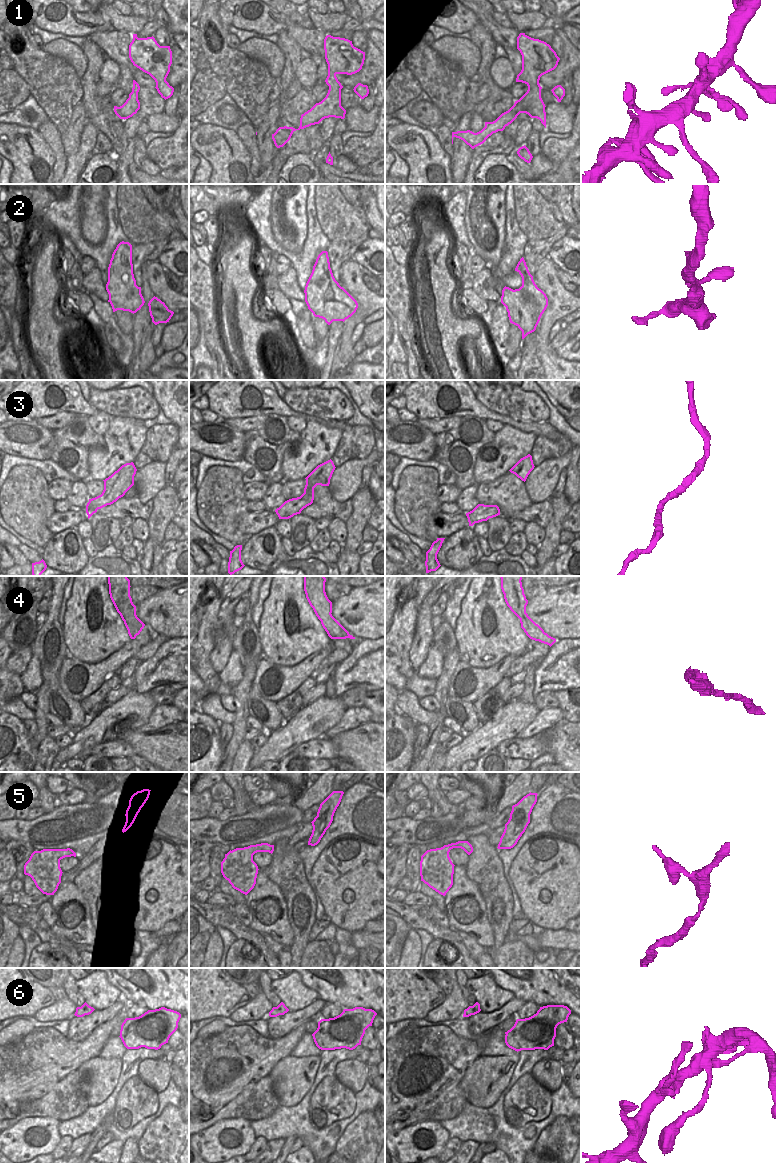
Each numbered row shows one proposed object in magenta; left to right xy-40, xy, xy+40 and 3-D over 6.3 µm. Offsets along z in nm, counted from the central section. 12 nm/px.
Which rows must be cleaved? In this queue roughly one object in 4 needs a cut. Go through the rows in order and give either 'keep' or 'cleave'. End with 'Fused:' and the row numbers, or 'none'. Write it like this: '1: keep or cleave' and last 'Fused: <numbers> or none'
1: keep
2: keep
3: keep
4: keep
5: keep
6: keep
Fused: none

